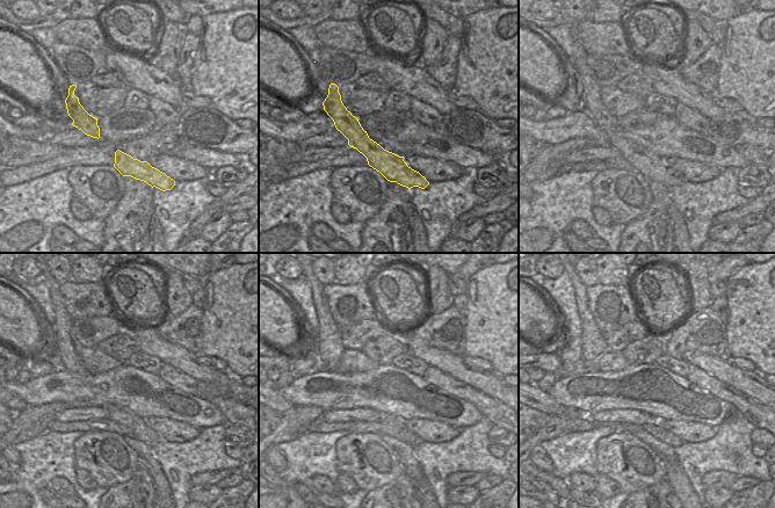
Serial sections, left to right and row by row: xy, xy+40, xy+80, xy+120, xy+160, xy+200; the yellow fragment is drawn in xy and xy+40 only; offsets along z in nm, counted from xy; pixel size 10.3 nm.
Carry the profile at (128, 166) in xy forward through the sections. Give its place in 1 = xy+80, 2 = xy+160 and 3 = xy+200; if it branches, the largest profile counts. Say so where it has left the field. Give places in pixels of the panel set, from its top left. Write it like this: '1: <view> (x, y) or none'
1: xy+80 (652, 167)
2: xy+160 (330, 343)
3: xy+200 (593, 343)

